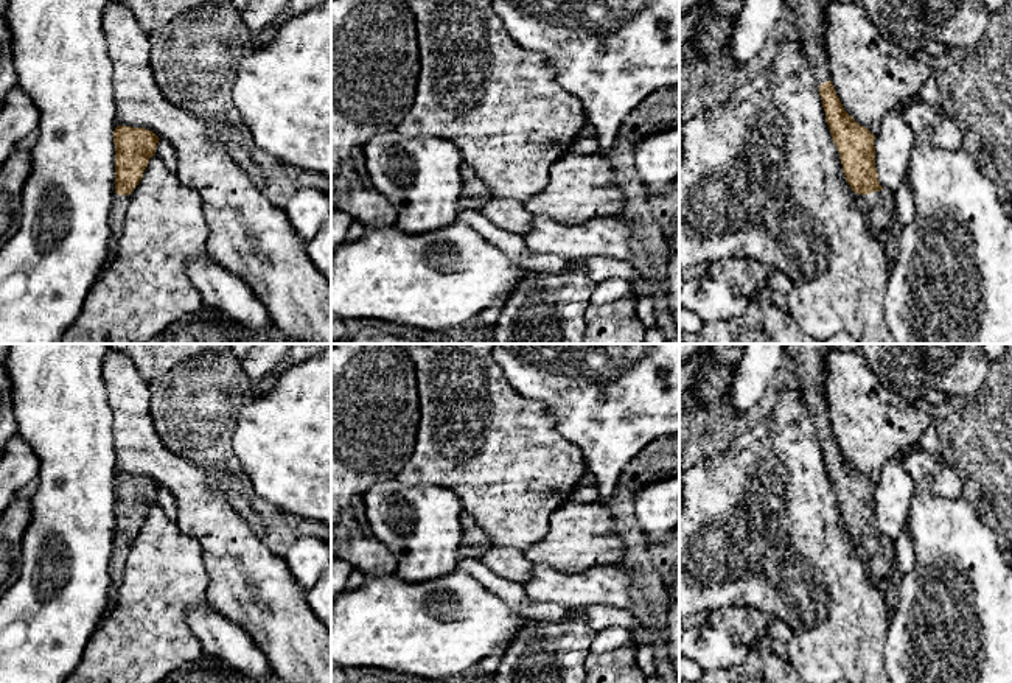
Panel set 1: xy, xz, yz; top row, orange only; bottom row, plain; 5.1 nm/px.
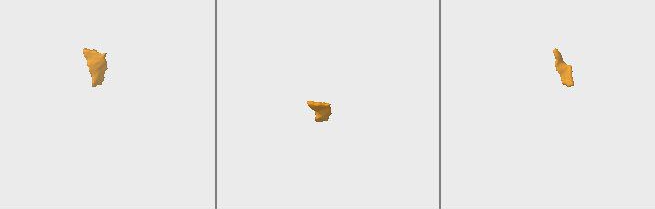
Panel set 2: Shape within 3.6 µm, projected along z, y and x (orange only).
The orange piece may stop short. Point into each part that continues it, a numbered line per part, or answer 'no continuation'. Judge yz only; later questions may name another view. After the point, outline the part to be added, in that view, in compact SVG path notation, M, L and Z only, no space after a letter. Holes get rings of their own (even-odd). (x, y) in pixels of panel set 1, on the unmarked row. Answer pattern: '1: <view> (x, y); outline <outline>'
1: yz (880, 554); outline M883 537L871 543L855 543L860 555L869 565L869 576L872 583L878 588L886 601L888 619L891 622L899 597L899 585L902 580L902 576L895 566L894 541Z

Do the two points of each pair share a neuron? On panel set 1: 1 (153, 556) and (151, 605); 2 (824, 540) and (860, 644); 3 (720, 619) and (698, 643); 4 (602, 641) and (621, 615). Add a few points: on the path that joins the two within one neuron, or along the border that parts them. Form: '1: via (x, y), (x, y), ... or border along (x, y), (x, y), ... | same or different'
1: via (153, 568), (153, 593) | same
2: via (824, 567), (824, 581), (832, 591), (838, 618) | same
3: border along (708, 623), (725, 629), (745, 644) | different
4: border along (597, 630), (607, 626), (622, 626), (630, 633) | different

